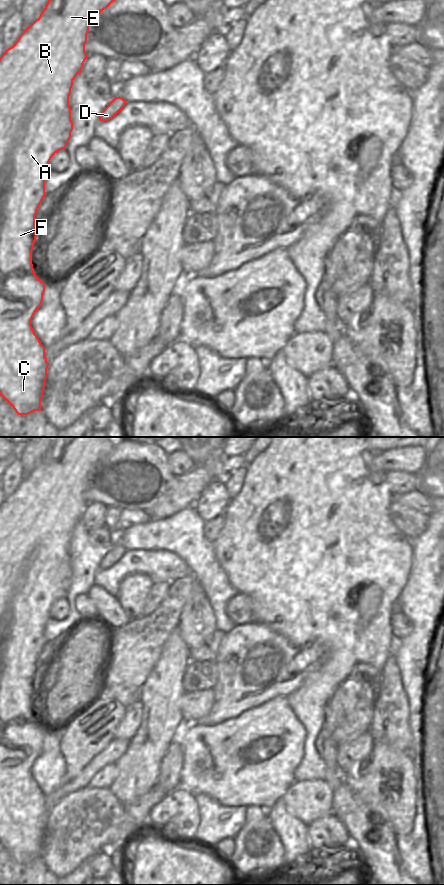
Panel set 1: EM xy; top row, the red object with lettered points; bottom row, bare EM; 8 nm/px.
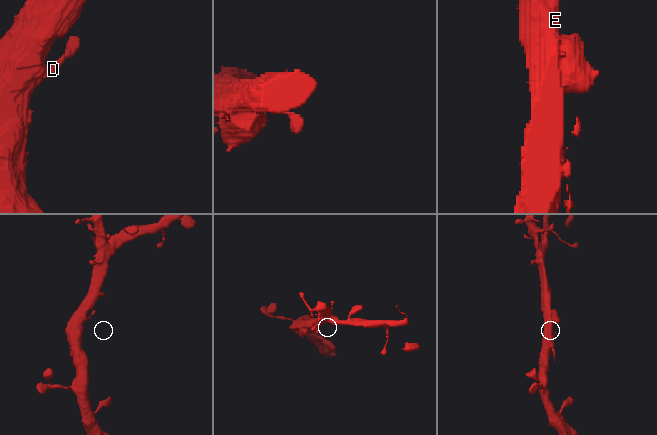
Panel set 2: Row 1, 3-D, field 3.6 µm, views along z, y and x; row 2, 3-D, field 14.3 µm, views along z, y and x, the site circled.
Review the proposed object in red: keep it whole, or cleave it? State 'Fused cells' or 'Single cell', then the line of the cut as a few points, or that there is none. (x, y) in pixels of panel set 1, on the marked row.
Single cell. No split

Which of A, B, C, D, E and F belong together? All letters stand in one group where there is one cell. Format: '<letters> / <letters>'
A B C D E F

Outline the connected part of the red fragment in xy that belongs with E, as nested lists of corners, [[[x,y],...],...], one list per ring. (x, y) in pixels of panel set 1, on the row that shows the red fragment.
[[[48,0],[38,19],[33,21],[19,36],[15,44],[8,48],[0,57],[0,395],[15,410],[18,415],[28,415],[34,411],[41,411],[41,400],[47,378],[49,363],[45,356],[45,347],[35,334],[31,320],[43,302],[45,283],[35,274],[32,264],[32,250],[36,241],[35,216],[37,210],[47,194],[45,192],[45,176],[51,171],[49,162],[60,150],[65,149],[73,130],[69,96],[73,80],[81,73],[83,64],[89,56],[85,52],[87,34],[91,22],[115,0]]]

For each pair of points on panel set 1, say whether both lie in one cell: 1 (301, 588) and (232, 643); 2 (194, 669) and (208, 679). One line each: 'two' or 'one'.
1: two
2: one

